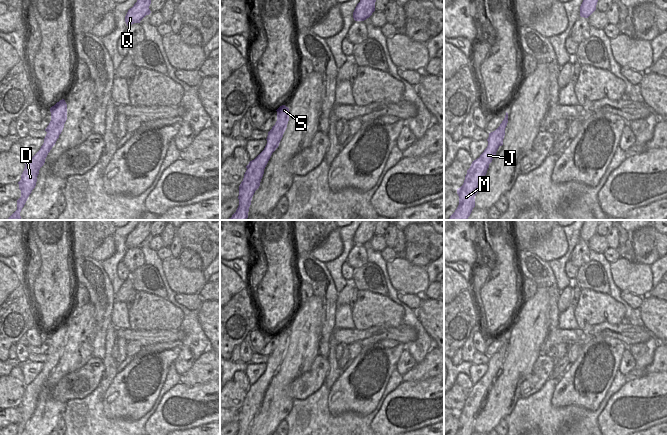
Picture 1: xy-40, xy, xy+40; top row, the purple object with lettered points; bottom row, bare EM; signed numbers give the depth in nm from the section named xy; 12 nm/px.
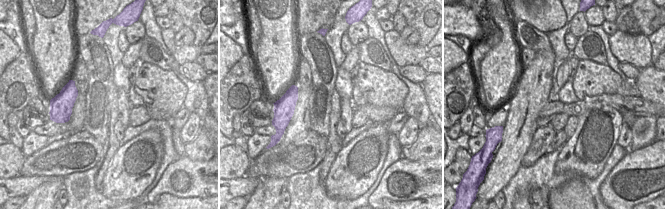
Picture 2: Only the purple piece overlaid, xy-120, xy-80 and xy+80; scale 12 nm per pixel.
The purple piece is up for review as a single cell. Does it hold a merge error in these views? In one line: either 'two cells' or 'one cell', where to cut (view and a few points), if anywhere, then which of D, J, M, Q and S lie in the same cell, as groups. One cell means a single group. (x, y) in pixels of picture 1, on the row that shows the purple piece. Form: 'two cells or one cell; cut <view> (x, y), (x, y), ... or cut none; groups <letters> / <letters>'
one cell; cut none; groups D J M Q S

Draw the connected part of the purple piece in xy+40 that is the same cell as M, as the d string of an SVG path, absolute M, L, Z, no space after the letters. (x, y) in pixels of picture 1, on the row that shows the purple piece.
M508 113L500 126L489 133L487 139L488 146L479 158L474 160L467 170L463 185L457 189L459 196L459 205L448 220L467 220L473 208L475 207L475 196L484 183L484 177L489 168L489 164L496 156L496 152L503 145L505 128L508 123Z

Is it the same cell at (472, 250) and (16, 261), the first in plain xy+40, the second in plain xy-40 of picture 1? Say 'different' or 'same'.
different

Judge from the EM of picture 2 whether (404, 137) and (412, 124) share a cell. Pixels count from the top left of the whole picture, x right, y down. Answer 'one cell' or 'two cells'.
one cell

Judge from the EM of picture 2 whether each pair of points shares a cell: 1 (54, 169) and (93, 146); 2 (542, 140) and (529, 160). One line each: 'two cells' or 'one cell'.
1: one cell
2: one cell

